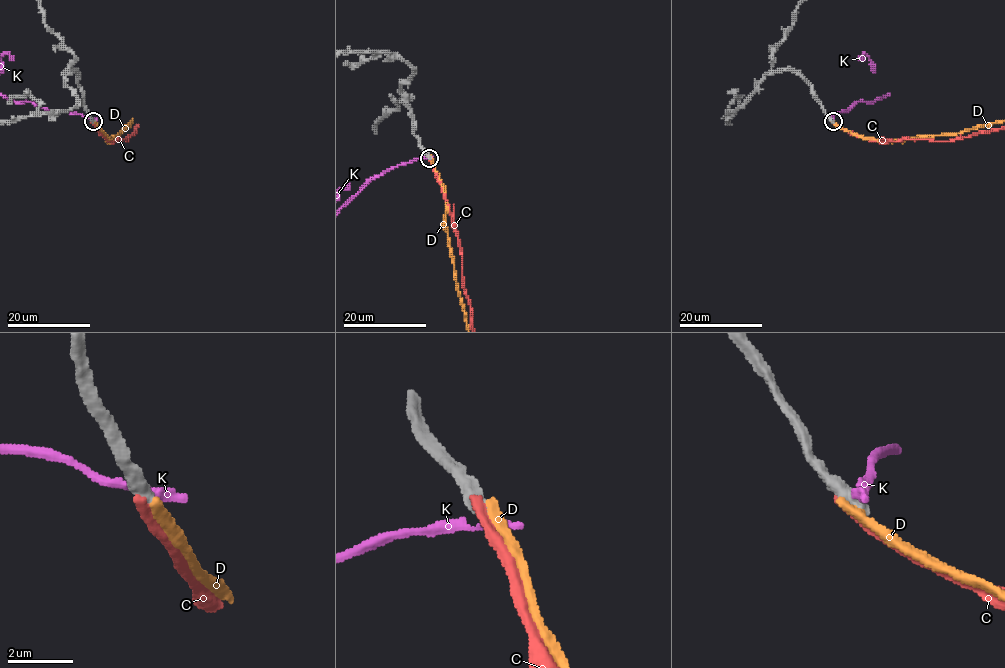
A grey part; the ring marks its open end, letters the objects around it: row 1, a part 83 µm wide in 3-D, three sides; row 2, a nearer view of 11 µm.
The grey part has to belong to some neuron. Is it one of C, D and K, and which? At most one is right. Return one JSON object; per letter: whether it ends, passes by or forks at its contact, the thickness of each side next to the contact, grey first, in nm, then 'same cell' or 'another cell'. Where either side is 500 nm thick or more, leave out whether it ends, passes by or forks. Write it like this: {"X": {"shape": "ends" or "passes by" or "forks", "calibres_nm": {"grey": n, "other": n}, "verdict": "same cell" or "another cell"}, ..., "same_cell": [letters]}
{"C": {"calibres_nm": {"grey": 550, "other": 360}, "verdict": "another cell"}, "D": {"shape": "ends", "calibres_nm": {"grey": 480, "other": 380}, "verdict": "another cell"}, "K": {"calibres_nm": {"grey": 500, "other": 320}, "verdict": "another cell"}, "same_cell": []}

